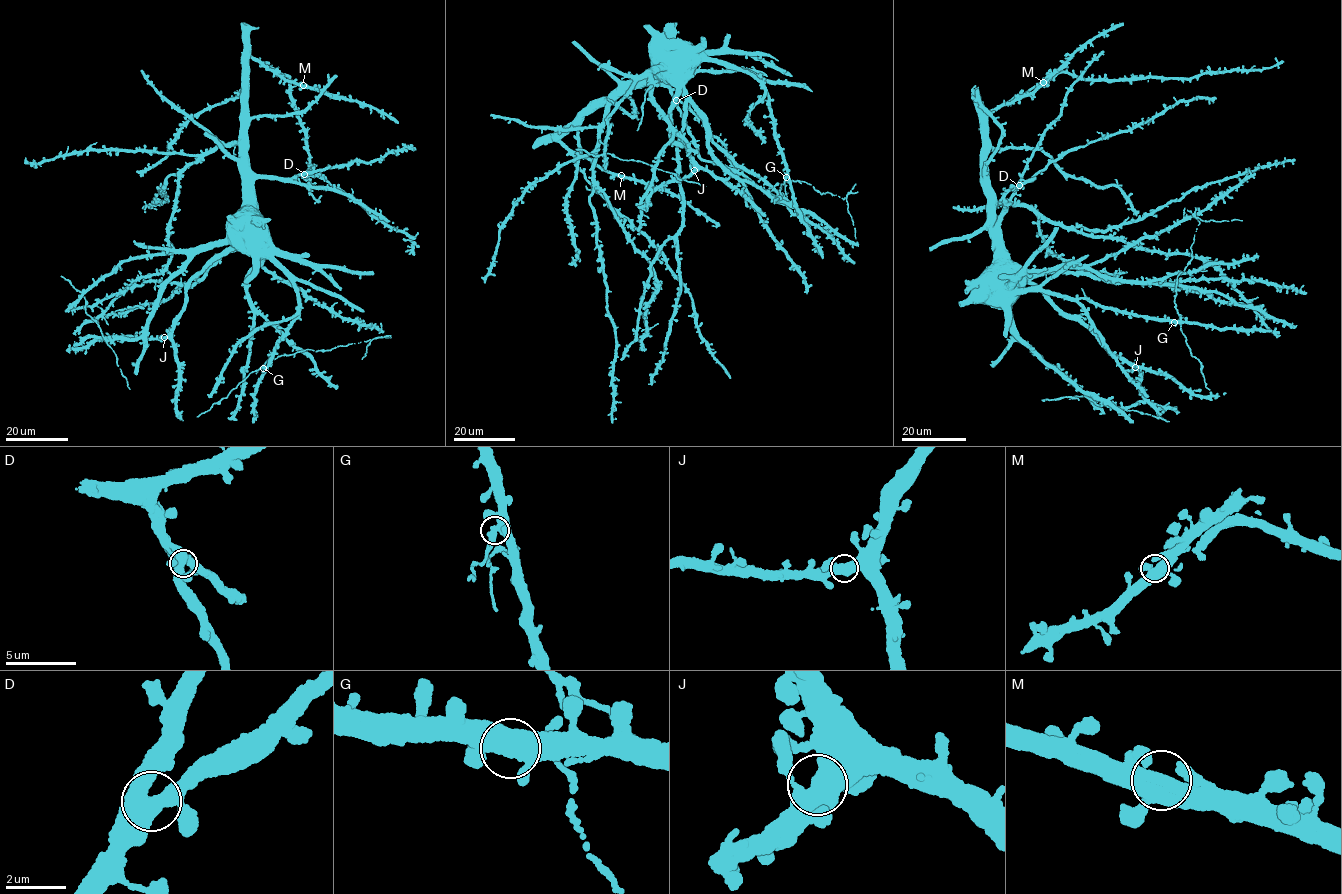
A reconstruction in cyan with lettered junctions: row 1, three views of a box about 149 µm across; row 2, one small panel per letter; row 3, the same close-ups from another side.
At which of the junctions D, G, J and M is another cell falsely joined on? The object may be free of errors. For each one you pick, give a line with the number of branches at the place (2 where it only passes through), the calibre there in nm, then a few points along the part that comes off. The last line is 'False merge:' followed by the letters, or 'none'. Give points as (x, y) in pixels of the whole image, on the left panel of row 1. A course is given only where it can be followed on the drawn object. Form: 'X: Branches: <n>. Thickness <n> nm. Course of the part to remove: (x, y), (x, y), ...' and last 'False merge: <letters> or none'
G: Branches: 3. Thickness 400 nm. Course of the part to remove: (263, 367), (268, 360), (279, 356), (307, 349), (328, 350), (372, 339), (361, 359)
False merge: G

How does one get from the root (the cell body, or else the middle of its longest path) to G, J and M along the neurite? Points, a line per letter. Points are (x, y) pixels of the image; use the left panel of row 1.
G: (256, 221), (256, 217), (264, 221), (273, 257), (291, 274), (298, 306), (298, 316), (276, 341), (263, 367)
J: (256, 221), (256, 217), (239, 231), (243, 240), (191, 280), (181, 312), (164, 337)
M: (256, 221), (257, 214), (249, 202), (246, 158), (247, 58), (256, 59), (286, 79), (303, 85)

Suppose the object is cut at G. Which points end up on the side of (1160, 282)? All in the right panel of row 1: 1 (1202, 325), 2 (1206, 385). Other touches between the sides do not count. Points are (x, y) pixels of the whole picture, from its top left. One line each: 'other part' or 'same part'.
1: same part
2: other part

